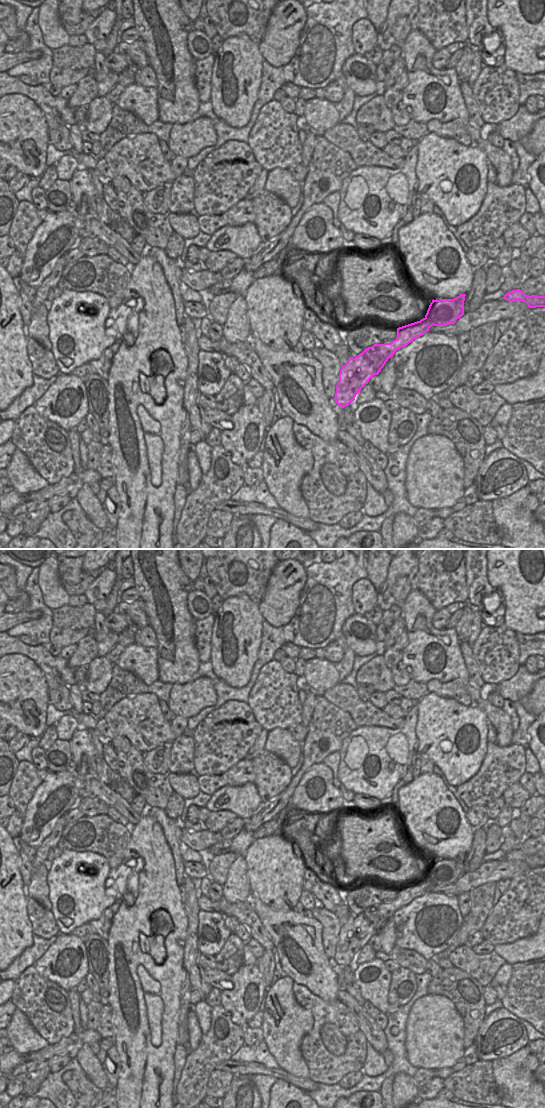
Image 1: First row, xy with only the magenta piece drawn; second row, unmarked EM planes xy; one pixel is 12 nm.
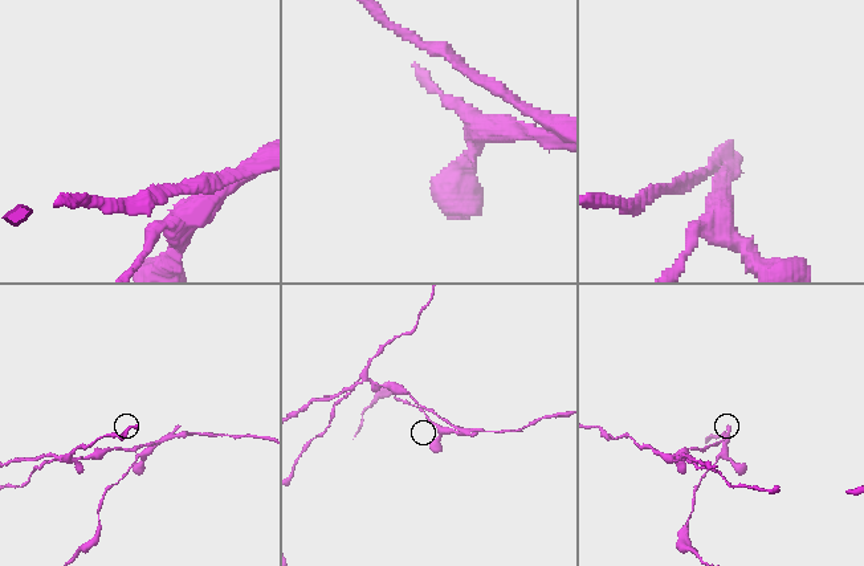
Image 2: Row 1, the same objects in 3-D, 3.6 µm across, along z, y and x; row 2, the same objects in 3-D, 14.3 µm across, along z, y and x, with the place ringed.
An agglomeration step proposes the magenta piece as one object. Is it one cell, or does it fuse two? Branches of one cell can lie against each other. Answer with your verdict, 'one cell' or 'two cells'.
two cells

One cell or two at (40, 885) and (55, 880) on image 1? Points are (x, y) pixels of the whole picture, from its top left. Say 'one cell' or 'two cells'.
two cells

